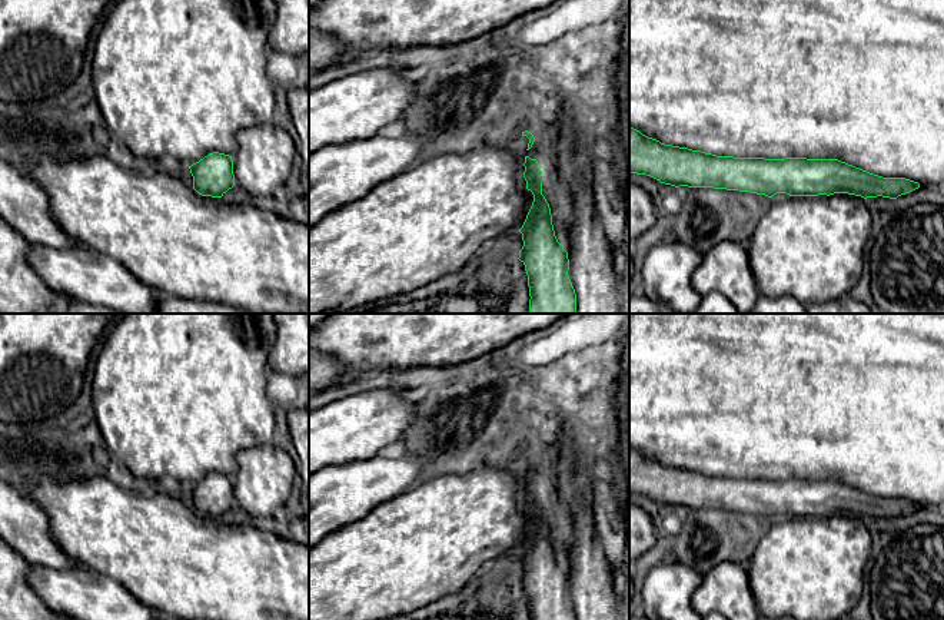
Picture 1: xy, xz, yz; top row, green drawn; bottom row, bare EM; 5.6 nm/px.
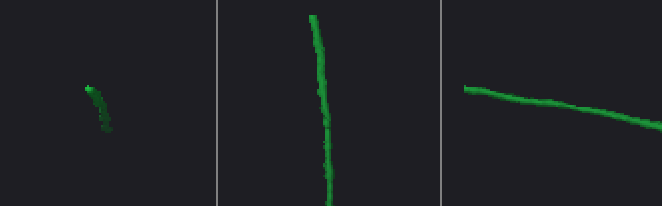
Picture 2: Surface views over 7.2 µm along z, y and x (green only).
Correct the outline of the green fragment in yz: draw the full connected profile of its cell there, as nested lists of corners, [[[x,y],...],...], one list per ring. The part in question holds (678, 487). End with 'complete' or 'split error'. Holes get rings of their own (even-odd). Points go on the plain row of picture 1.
[[[629,448],[629,493],[651,497],[675,508],[714,508],[765,515],[768,518],[777,514],[790,517],[848,514],[864,520],[877,517],[897,520],[920,508],[918,503],[905,498],[882,498],[838,480],[717,477],[661,464],[634,448]]] | complete

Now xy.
[[[213,473],[189,487],[193,510],[202,517],[222,518],[235,507],[232,477]]] | complete

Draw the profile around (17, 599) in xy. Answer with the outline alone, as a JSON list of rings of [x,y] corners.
[[[0,538],[0,620],[73,620],[50,610],[29,583],[30,563]]]

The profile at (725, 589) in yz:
[[[719,563],[691,596],[691,607],[705,617],[719,613],[727,620],[758,620],[759,611],[751,591],[748,571],[737,563]]]

